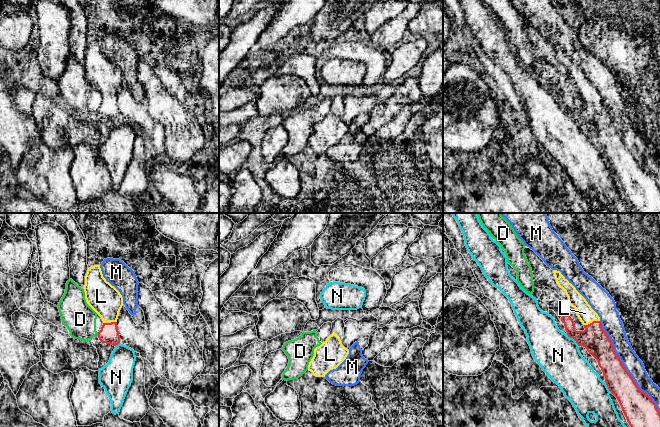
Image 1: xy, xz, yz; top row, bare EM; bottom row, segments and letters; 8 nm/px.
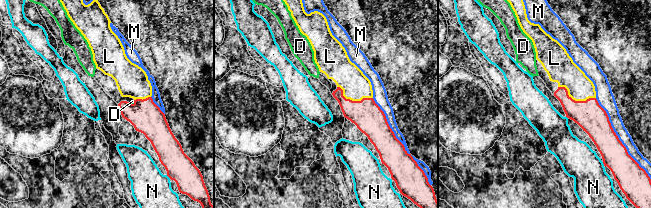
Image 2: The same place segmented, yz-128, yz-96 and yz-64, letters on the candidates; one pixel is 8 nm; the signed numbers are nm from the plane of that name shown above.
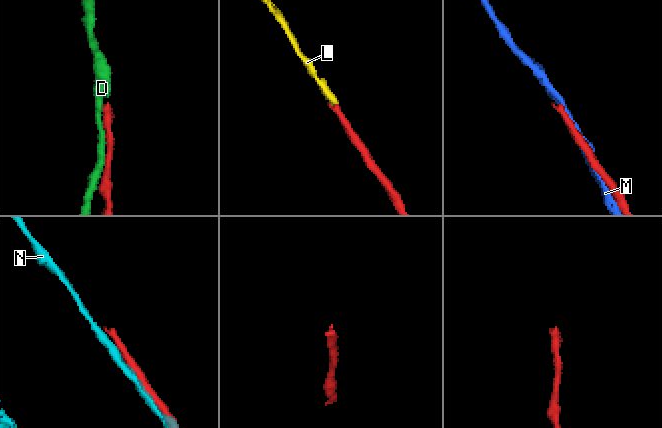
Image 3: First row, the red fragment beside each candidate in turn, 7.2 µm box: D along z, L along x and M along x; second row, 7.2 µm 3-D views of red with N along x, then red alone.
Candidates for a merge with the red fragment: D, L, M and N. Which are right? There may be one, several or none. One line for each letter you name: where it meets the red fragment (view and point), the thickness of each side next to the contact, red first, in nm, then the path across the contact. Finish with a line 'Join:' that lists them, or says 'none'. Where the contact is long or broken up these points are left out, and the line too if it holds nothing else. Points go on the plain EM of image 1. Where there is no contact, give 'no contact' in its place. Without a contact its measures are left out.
L: yz (592, 98) | 200/140 nm
Join: L

